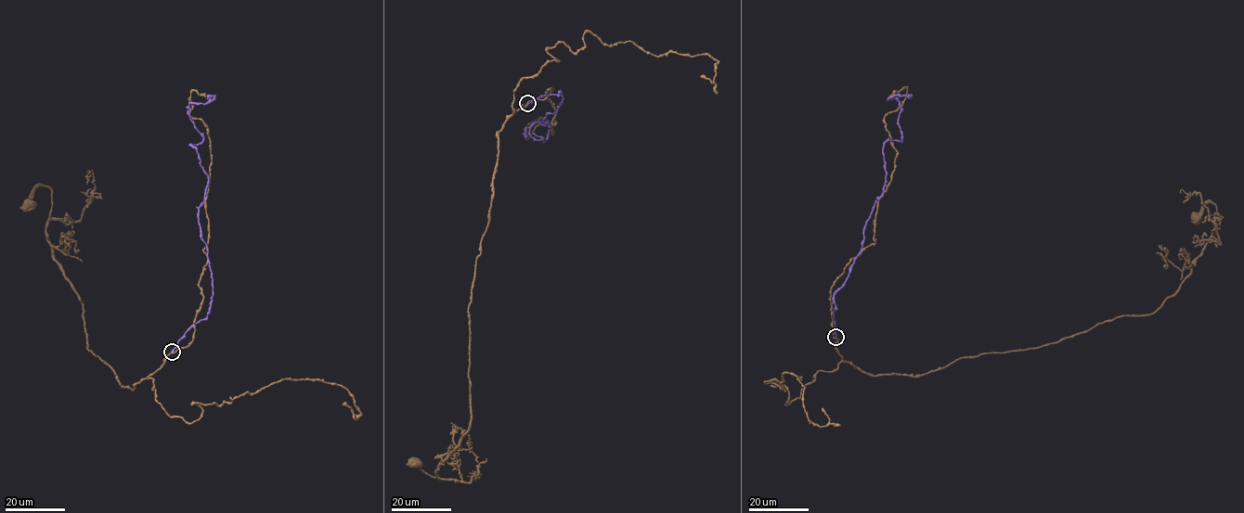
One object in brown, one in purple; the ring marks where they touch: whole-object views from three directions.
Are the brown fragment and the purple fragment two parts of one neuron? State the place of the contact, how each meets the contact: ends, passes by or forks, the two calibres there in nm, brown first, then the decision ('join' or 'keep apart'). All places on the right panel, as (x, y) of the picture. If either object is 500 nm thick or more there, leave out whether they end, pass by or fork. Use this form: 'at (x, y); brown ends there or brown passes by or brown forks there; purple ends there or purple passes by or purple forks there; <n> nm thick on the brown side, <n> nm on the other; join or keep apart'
at (835, 337); brown passes by; purple ends there; 320 nm thick on the brown side, 360 nm on the other; keep apart

